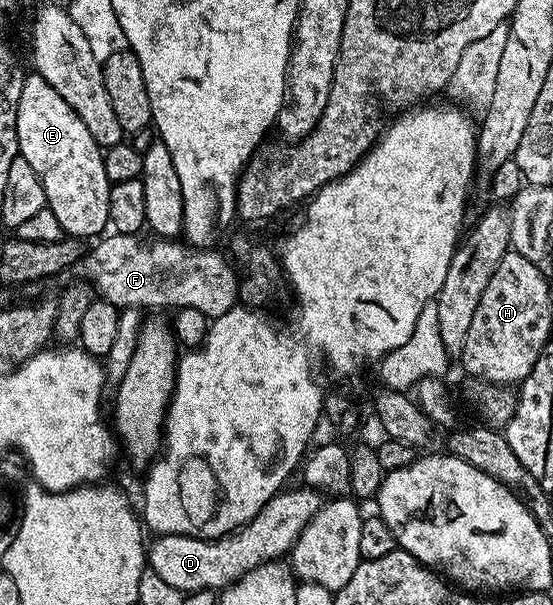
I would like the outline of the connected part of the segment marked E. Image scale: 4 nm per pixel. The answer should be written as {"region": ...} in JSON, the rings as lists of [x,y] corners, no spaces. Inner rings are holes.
{"region":[[[37,73],[24,78],[21,101],[17,101],[17,141],[19,154],[33,165],[41,177],[41,185],[45,185],[46,210],[61,221],[64,236],[84,241],[90,240],[90,235],[102,236],[109,227],[112,185],[105,177],[103,151],[93,141],[93,133],[85,129],[81,117],[65,105],[61,93]]]}

